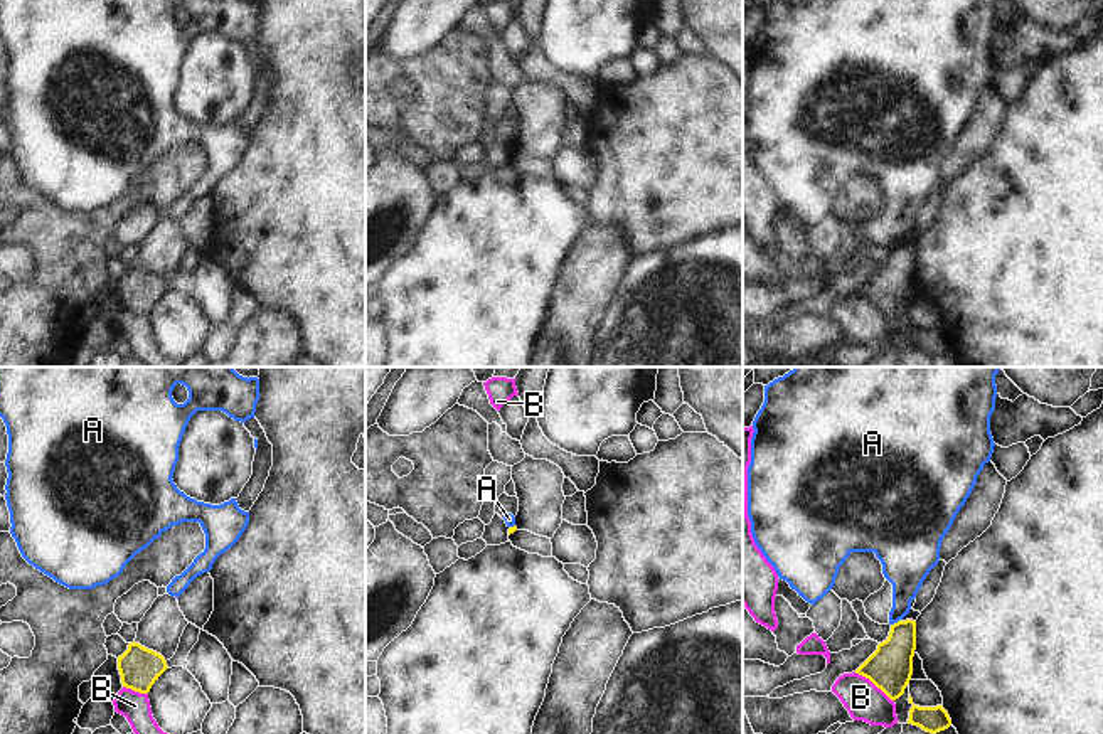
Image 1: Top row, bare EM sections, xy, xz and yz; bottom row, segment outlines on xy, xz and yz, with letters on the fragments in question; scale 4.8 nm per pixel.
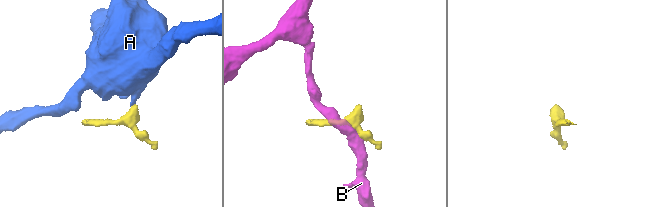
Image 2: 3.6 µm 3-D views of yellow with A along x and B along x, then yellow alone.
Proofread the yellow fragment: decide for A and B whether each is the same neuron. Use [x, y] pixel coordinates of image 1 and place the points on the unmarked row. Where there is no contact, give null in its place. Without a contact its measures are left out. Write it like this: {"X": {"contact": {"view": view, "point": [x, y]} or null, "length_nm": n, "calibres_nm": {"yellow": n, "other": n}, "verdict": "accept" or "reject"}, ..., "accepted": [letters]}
{"A": {"contact": {"view": "yz", "point": [895, 246]}, "length_nm": 50, "calibres_nm": {"yellow": 220, "other": 180}, "verdict": "reject"}, "B": {"contact": {"view": "yz", "point": [874, 307]}, "length_nm": 240, "calibres_nm": {"yellow": 220, "other": 180}, "verdict": "reject"}, "accepted": []}

